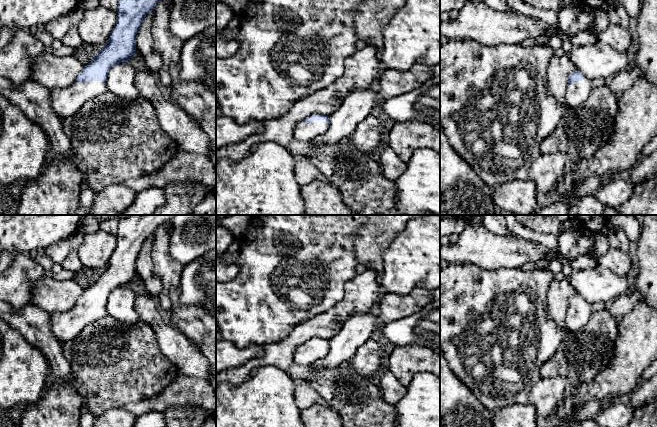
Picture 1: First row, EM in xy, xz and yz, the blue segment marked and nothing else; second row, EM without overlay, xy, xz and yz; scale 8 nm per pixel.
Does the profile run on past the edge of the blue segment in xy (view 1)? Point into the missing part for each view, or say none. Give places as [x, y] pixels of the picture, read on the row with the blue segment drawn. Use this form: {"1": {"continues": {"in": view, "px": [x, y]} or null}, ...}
{"1": {"continues": {"in": "xy", "px": [65, 102]}}}

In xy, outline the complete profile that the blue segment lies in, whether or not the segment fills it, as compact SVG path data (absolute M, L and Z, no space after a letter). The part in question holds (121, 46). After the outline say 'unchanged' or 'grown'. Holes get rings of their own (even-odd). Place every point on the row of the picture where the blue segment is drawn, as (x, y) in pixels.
M118 0L116 25L112 29L108 42L94 55L92 61L84 66L74 84L50 90L50 101L53 111L63 120L76 114L90 99L98 97L107 90L106 79L109 70L121 62L127 62L136 53L136 35L145 16L161 0Z | grown

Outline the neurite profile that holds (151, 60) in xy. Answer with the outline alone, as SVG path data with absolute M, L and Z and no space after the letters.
M154 11L149 12L136 35L136 51L142 59L142 67L157 76L162 66L162 58L153 47L153 38L151 33L152 18Z

